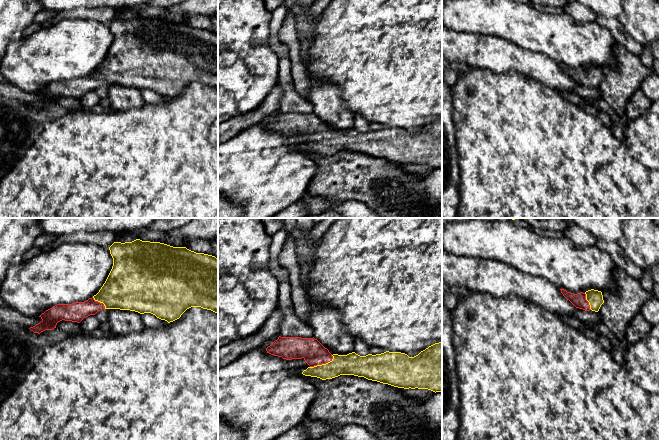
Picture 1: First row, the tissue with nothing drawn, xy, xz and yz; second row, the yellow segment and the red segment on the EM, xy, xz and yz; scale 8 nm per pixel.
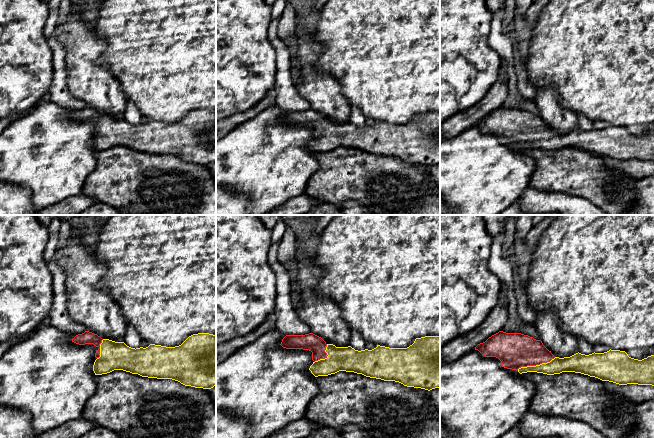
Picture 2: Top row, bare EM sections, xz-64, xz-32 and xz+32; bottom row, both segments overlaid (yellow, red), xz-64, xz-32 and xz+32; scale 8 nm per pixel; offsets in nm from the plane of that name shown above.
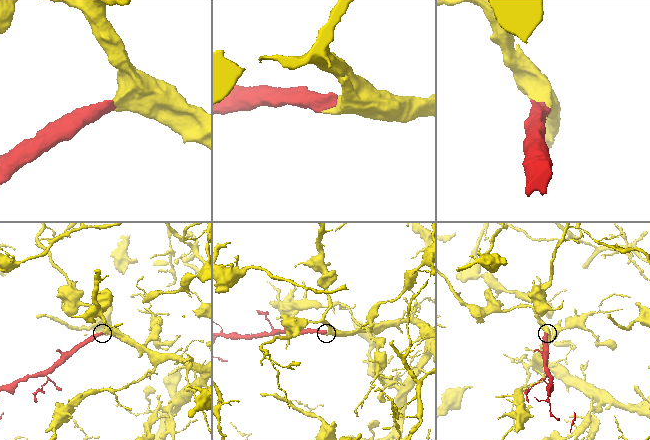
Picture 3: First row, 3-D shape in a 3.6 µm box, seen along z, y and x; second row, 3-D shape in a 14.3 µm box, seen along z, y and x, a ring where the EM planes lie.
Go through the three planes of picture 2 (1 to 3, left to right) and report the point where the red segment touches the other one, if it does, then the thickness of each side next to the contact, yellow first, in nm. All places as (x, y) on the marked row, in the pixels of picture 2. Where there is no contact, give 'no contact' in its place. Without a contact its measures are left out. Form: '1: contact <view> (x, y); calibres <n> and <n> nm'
1: contact xz-64 (102, 342); calibres 220 and 100 nm
2: contact xz-32 (327, 356); calibres 200 and 140 nm
3: contact xz+32 (536, 365); calibres 130 and 280 nm

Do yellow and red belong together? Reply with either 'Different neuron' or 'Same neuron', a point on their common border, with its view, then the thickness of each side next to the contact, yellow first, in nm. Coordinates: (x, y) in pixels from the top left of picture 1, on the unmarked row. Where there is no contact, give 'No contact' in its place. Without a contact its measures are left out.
Same neuron. Touches yellow at xz (322, 140). Thickness 180 nm (yellow) against 190 nm

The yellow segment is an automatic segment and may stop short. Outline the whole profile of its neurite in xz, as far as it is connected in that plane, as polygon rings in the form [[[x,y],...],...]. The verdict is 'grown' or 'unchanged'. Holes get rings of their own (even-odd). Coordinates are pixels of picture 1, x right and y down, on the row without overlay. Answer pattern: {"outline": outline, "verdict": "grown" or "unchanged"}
{"outline": [[[279,112],[266,127],[286,136],[303,134],[309,143],[302,150],[322,156],[354,151],[398,164],[442,167],[442,118],[429,122],[414,133],[389,127],[366,132],[355,128],[332,131],[314,113]]], "verdict": "grown"}

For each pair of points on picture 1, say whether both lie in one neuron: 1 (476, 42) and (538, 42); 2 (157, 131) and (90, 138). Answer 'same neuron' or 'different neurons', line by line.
1: different neurons
2: same neuron

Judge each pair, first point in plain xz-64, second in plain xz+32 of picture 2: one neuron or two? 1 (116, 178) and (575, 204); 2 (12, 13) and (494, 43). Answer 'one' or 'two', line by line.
1: two
2: two

